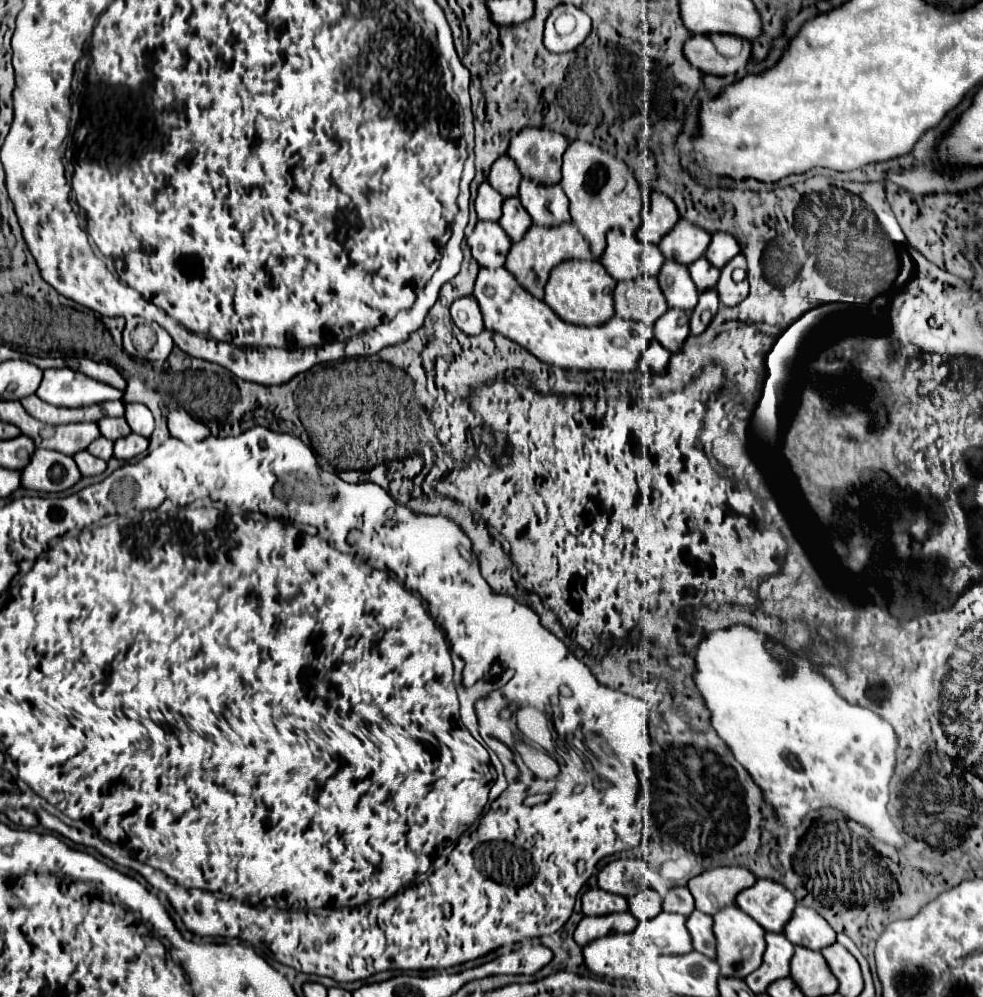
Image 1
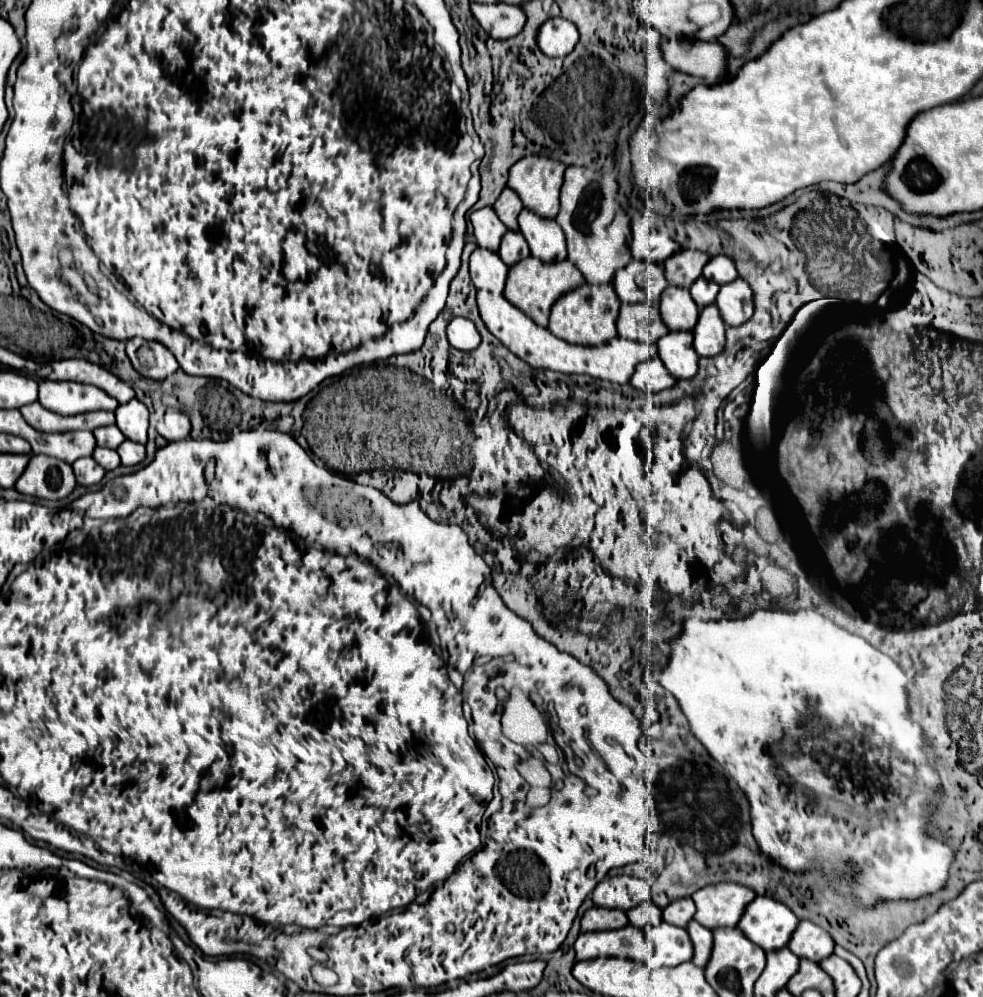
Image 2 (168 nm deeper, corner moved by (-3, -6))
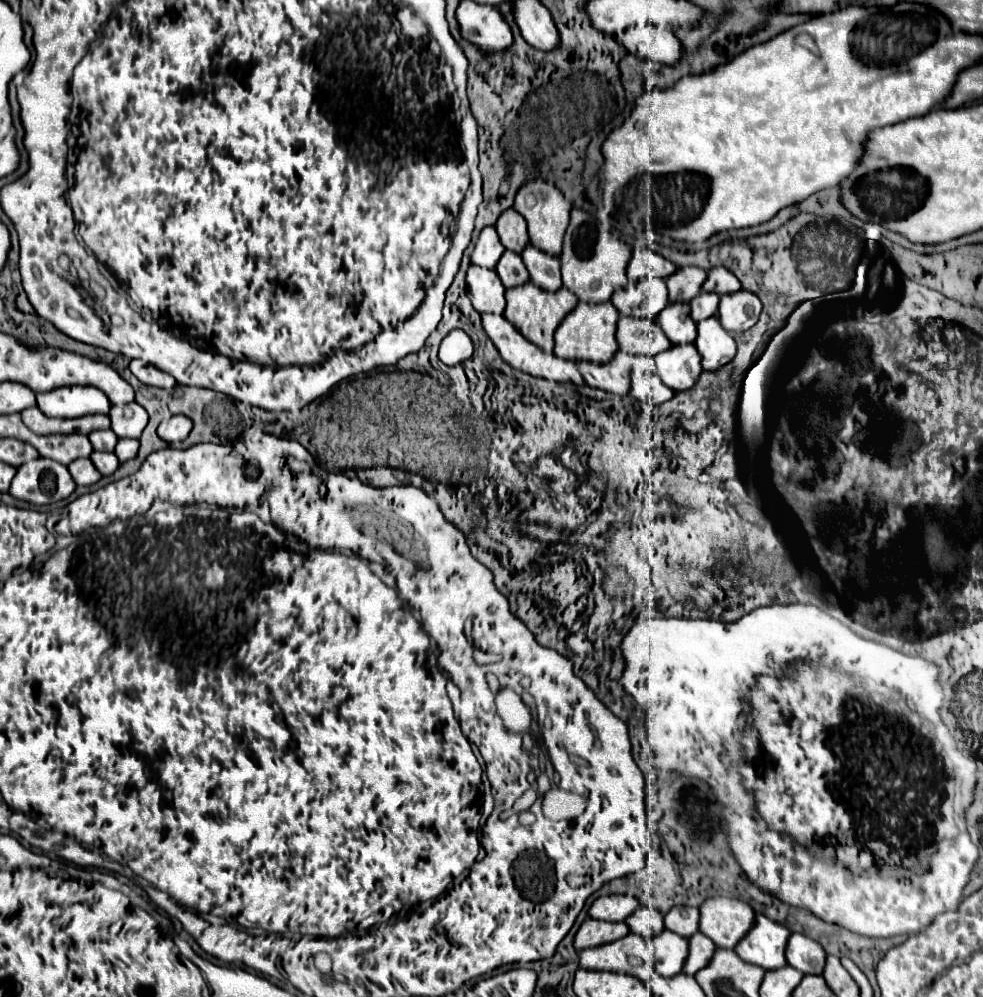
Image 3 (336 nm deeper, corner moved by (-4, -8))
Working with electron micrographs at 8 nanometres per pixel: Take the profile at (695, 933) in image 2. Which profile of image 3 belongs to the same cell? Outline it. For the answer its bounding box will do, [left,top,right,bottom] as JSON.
[684,933,716,975]

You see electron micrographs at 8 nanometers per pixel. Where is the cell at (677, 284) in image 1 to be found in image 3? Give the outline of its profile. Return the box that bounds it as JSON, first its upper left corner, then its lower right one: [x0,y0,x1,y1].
[658,303,696,345]

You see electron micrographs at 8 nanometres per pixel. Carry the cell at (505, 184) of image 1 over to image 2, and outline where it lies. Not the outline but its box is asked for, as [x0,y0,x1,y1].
[493,187,523,229]

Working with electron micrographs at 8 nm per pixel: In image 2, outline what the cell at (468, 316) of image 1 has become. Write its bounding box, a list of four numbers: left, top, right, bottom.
[447,317,481,351]

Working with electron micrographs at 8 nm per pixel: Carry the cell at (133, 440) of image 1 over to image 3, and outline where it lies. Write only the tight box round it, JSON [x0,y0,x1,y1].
[114,439,140,463]

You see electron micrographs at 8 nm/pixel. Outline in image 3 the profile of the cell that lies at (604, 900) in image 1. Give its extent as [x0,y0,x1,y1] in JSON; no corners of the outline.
[574,917,628,953]

